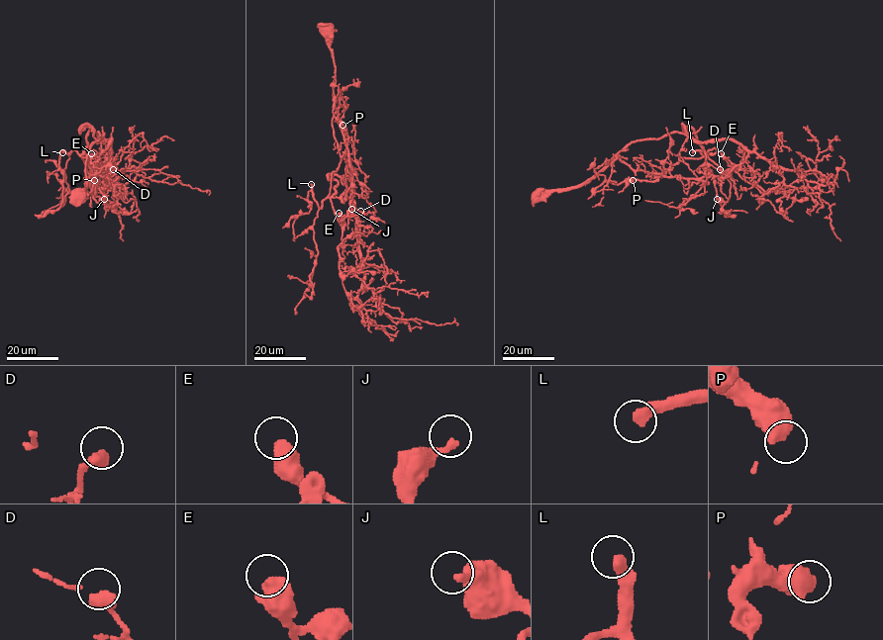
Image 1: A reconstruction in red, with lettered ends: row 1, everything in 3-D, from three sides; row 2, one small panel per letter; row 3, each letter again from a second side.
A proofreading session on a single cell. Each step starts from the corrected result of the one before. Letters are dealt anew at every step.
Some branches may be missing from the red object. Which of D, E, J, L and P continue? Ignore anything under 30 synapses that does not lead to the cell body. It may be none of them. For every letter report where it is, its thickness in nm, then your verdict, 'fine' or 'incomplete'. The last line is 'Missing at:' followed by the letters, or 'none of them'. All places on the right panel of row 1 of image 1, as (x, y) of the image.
D: place (720, 169); calibre 480 nm; fine
E: place (721, 153); calibre 600 nm; fine
J: place (717, 199); calibre 240 nm; fine
L: place (692, 152); calibre 360 nm; incomplete
P: place (633, 180); calibre 650 nm; fine
Missing at: L

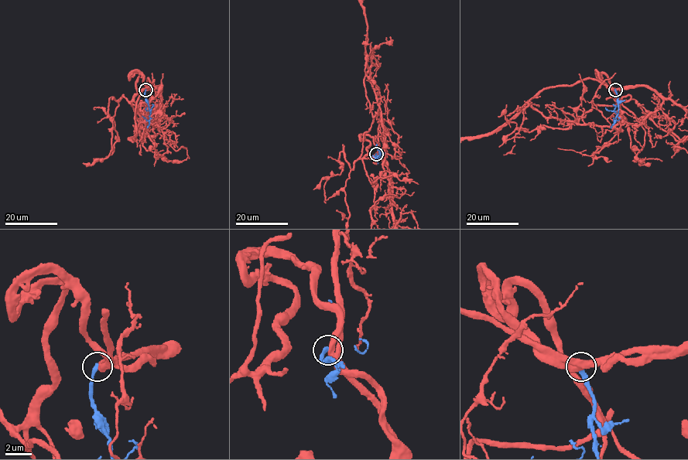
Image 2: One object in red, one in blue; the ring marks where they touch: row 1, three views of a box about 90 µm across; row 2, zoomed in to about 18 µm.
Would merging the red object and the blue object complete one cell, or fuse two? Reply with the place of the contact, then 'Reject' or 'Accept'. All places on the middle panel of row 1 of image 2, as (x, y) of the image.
Place: (376, 154). Reject

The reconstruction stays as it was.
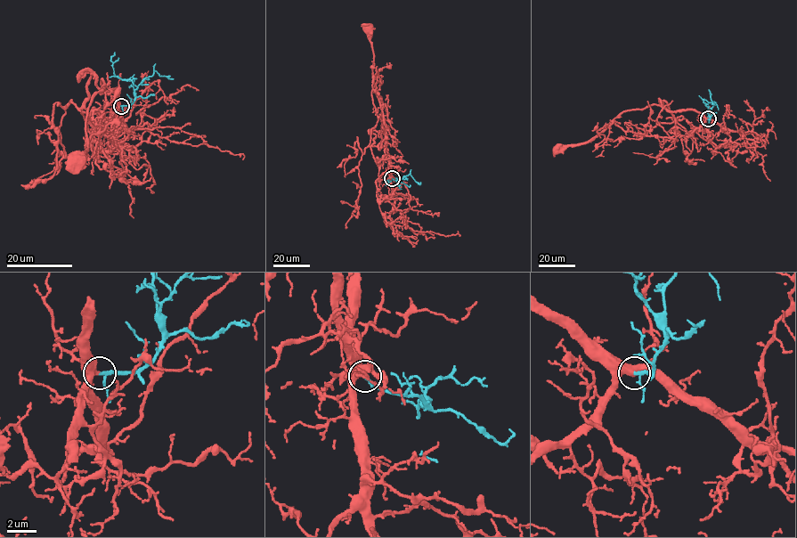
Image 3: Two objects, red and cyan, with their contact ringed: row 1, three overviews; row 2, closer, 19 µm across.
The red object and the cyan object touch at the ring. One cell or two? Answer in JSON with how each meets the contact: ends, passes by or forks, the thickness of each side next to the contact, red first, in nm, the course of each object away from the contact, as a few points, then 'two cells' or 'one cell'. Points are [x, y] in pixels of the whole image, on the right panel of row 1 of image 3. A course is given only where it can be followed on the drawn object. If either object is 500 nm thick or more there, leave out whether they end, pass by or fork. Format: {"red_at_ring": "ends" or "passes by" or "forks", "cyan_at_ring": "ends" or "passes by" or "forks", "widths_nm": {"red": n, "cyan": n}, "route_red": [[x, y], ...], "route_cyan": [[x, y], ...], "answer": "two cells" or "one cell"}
{"red_at_ring": "passes by", "cyan_at_ring": "passes by", "widths_nm": {"red": 400, "cyan": 150}, "route_red": [[707, 118], [692, 110], [668, 111], [651, 104], [641, 110], [625, 110], [587, 141], [557, 149]], "route_cyan": [[708, 118], [711, 113], [703, 100], [711, 104]], "answer": "one cell"}

